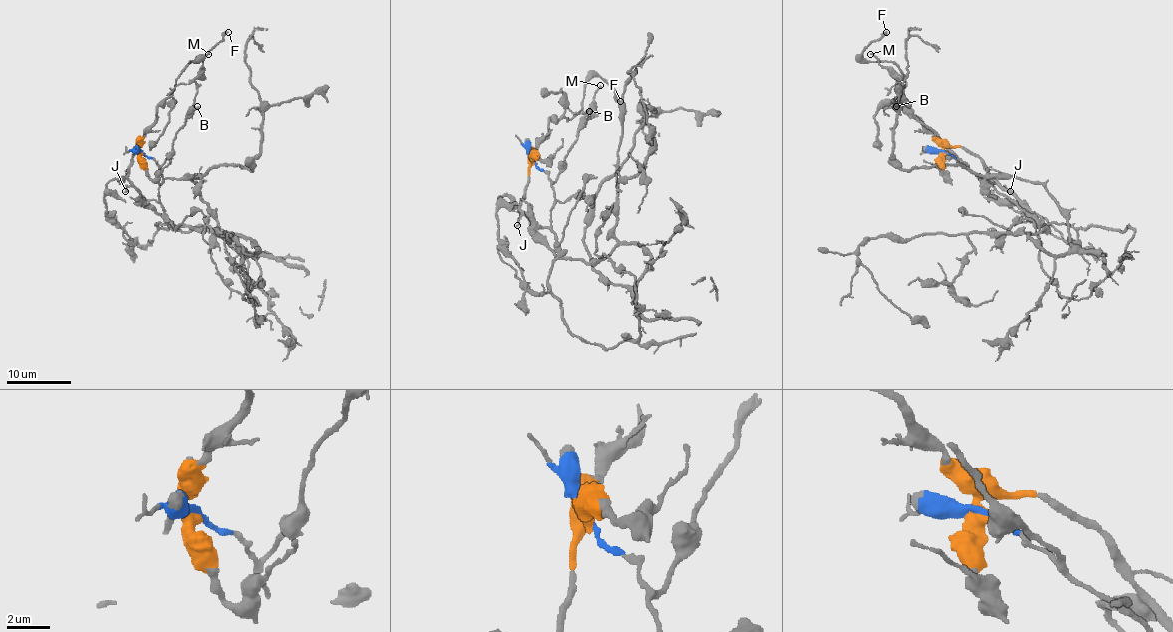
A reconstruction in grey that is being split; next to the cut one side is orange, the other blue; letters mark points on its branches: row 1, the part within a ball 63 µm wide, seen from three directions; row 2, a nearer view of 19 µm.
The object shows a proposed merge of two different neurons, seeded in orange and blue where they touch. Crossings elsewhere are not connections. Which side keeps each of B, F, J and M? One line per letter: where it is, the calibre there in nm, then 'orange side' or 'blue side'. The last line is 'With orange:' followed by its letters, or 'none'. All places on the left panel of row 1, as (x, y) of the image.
B: place (197, 106); calibre 220 nm; blue side
F: place (228, 32); calibre 240 nm; orange side
J: place (125, 191); calibre 160 nm; orange side
M: place (208, 54); calibre 170 nm; blue side
With orange: F, J

